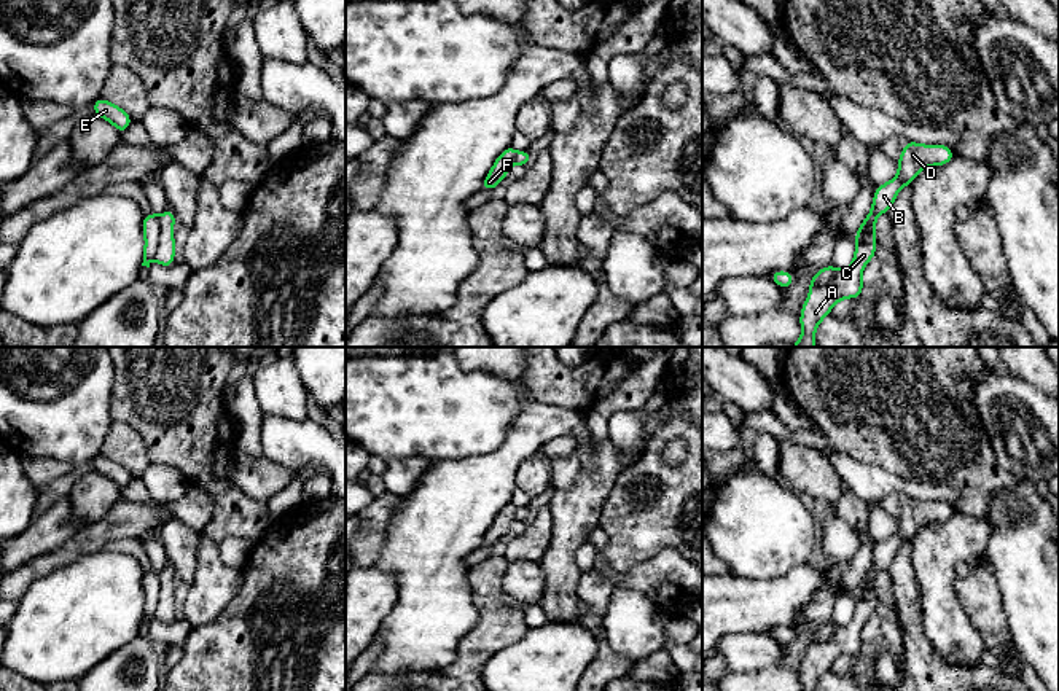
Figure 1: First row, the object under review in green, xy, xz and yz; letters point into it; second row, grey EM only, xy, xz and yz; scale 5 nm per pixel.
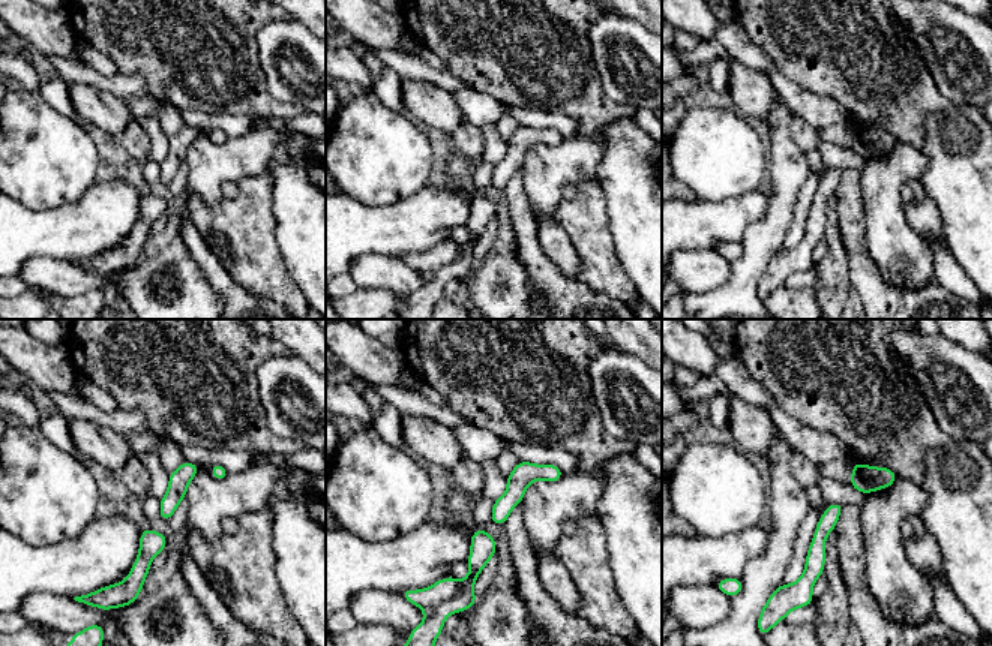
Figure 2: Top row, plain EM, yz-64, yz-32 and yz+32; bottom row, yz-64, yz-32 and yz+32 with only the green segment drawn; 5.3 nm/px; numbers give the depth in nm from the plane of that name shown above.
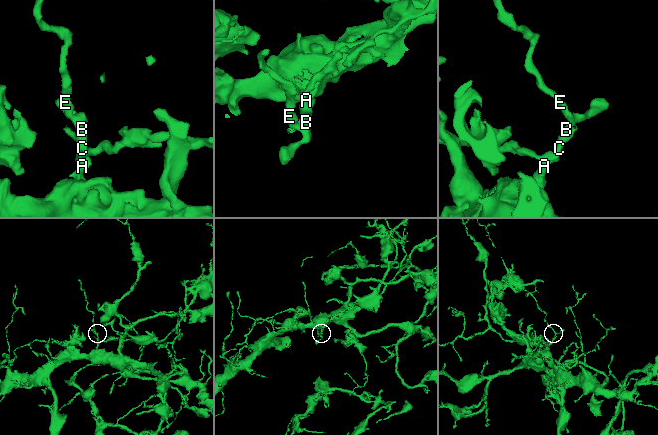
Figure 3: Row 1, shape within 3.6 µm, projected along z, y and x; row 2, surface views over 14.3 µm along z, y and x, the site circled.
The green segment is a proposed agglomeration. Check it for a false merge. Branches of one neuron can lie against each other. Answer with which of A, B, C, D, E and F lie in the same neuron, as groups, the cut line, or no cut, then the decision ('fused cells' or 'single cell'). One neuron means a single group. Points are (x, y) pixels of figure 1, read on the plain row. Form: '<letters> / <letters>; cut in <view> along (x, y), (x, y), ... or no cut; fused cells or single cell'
A B C D E / F; cut in xy along (160, 573), (160, 599), (153, 613); fused cells

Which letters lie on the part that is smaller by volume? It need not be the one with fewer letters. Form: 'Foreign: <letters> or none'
Foreign: F

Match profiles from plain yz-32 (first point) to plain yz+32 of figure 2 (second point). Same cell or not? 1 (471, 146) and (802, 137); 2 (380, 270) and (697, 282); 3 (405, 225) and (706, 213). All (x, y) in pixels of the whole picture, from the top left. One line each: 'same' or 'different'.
1: same
2: same
3: same

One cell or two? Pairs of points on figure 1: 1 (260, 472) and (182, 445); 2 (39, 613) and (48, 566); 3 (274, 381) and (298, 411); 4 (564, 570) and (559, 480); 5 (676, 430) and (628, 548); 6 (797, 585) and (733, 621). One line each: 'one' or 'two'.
1: two
2: two
3: one
4: two
5: one
6: one

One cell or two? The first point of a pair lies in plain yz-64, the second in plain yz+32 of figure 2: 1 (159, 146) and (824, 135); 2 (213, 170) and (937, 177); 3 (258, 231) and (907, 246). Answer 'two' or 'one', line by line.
1: two
2: two
3: two

